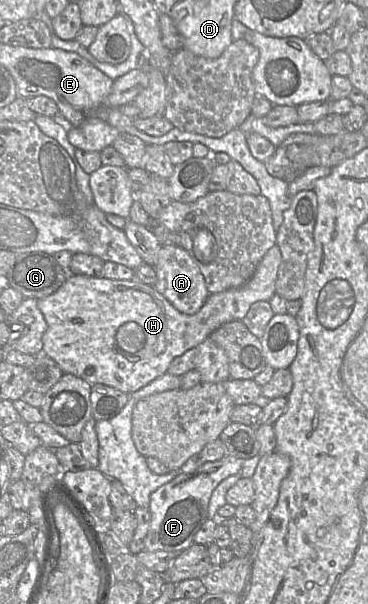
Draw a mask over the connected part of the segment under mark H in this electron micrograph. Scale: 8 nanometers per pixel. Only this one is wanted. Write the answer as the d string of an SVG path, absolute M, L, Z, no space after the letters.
M277 244L272 246L264 255L259 265L257 266L254 274L250 280L241 287L229 289L223 292L210 294L201 307L201 309L192 315L184 314L178 311L162 294L160 294L154 286L146 285L142 282L133 280L113 280L104 277L89 277L85 275L69 275L62 286L54 292L52 295L39 299L37 301L38 308L44 315L47 323L47 330L45 331L42 342L43 342L43 353L53 359L61 368L63 373L73 374L83 380L89 382L91 385L94 384L105 384L114 387L127 394L133 393L156 378L165 374L172 360L191 348L197 347L205 339L209 338L210 335L218 329L220 326L227 322L240 320L242 321L247 314L250 306L257 301L268 301L276 293L276 281L278 277L278 268L281 263L281 252Z

